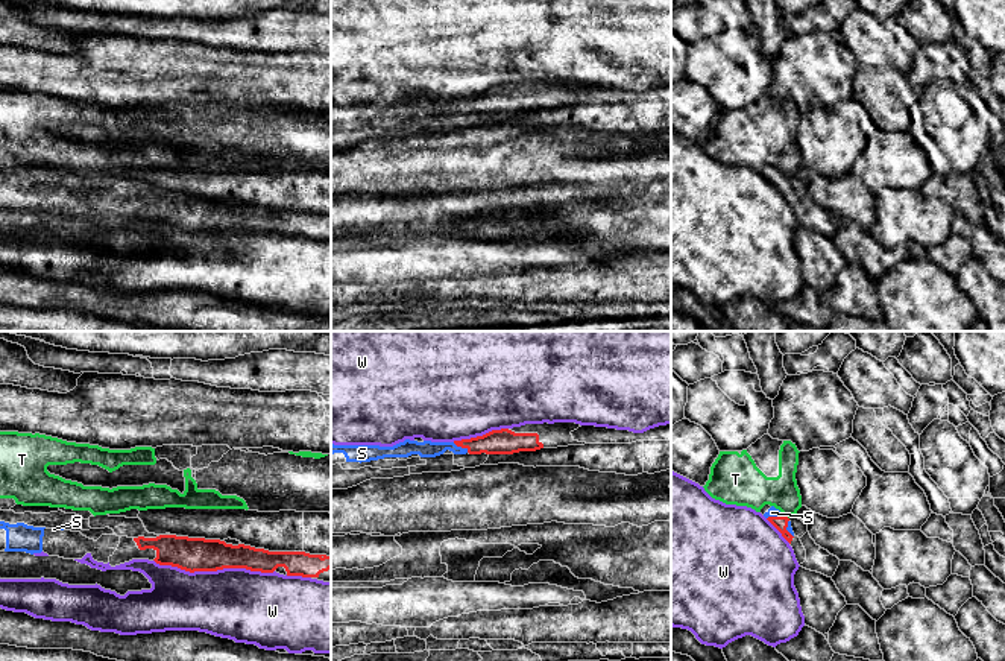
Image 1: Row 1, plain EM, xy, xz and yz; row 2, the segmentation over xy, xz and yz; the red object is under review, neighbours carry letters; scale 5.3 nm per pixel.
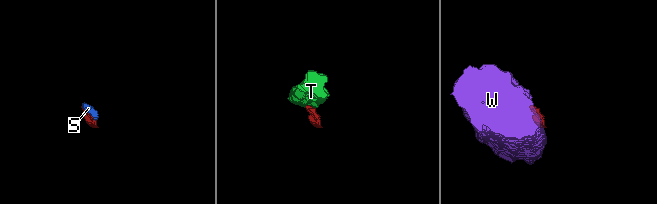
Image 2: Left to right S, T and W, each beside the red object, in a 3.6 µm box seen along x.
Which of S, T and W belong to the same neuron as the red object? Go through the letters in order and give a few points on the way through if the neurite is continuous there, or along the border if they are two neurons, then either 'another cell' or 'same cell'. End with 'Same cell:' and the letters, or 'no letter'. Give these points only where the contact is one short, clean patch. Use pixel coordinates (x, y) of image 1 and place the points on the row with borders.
S: same cell
T: along yz (784, 514), (788, 518) | another cell
W: another cell
Same cell: S

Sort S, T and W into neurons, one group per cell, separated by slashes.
S / T / W

